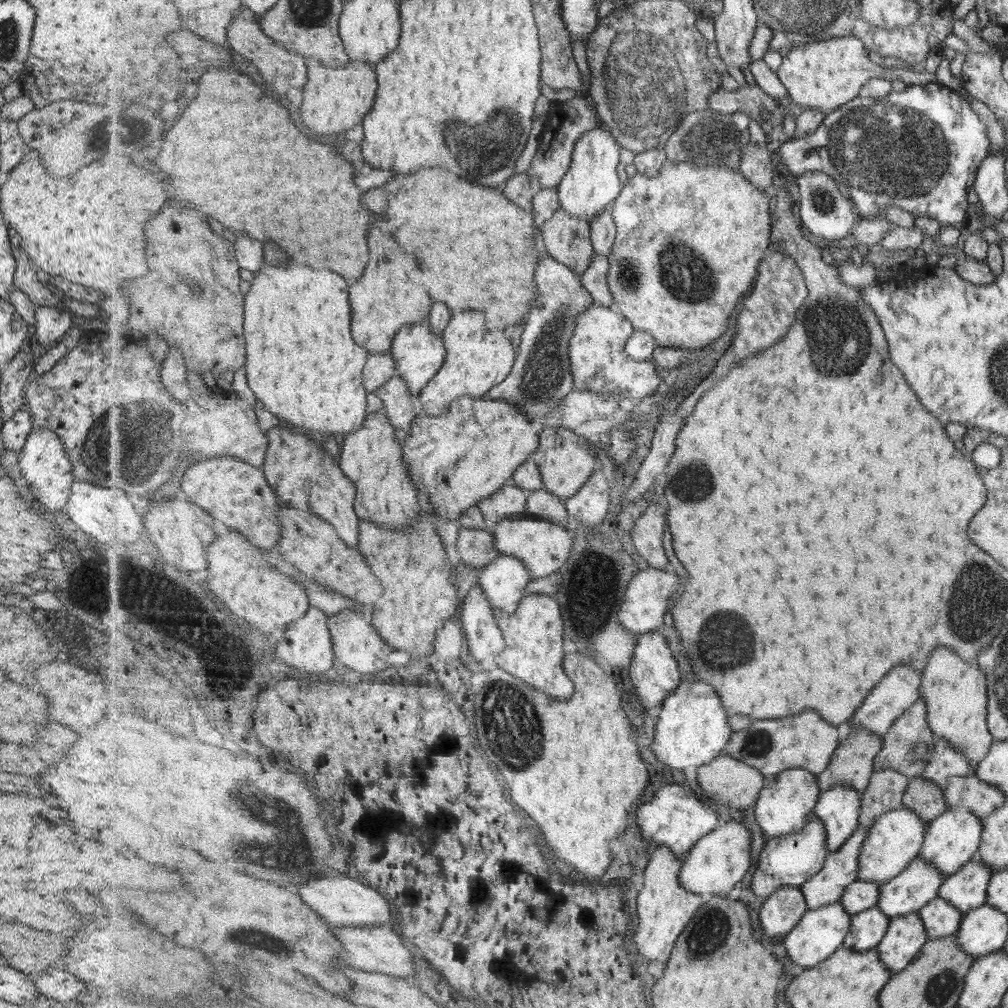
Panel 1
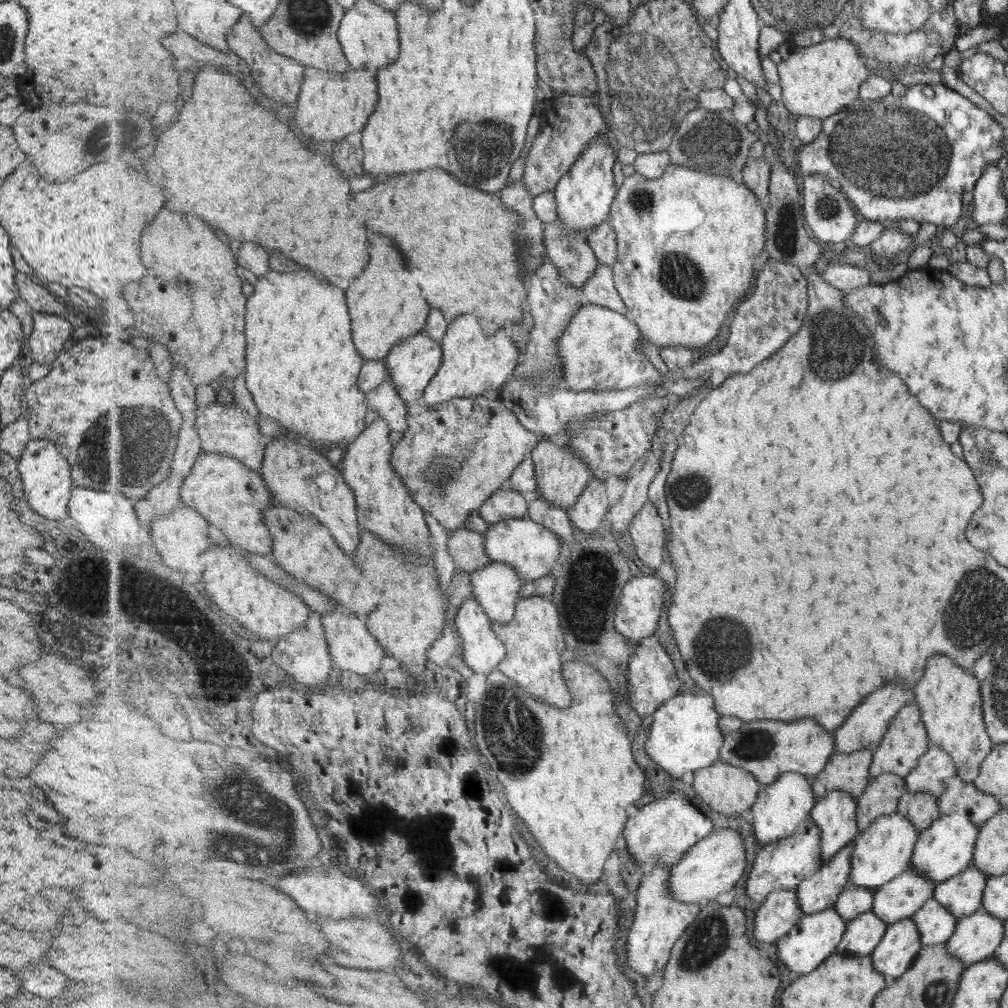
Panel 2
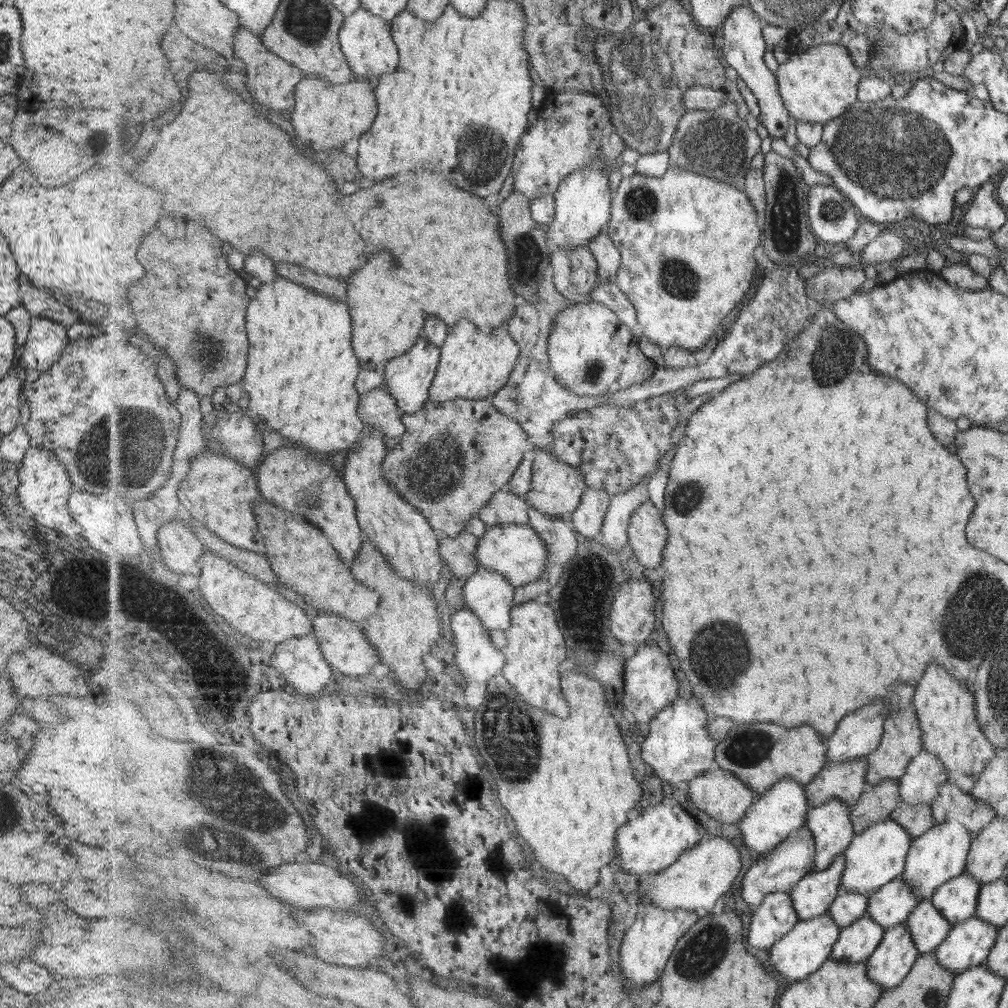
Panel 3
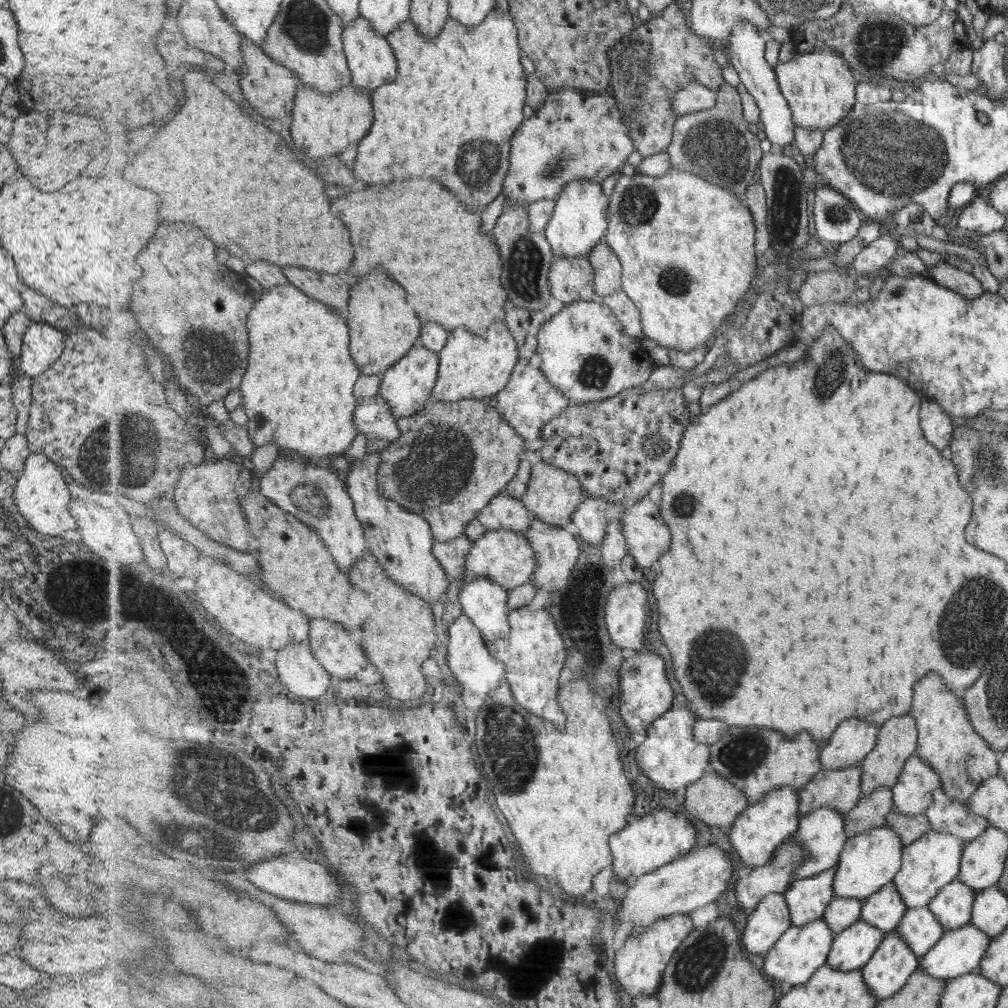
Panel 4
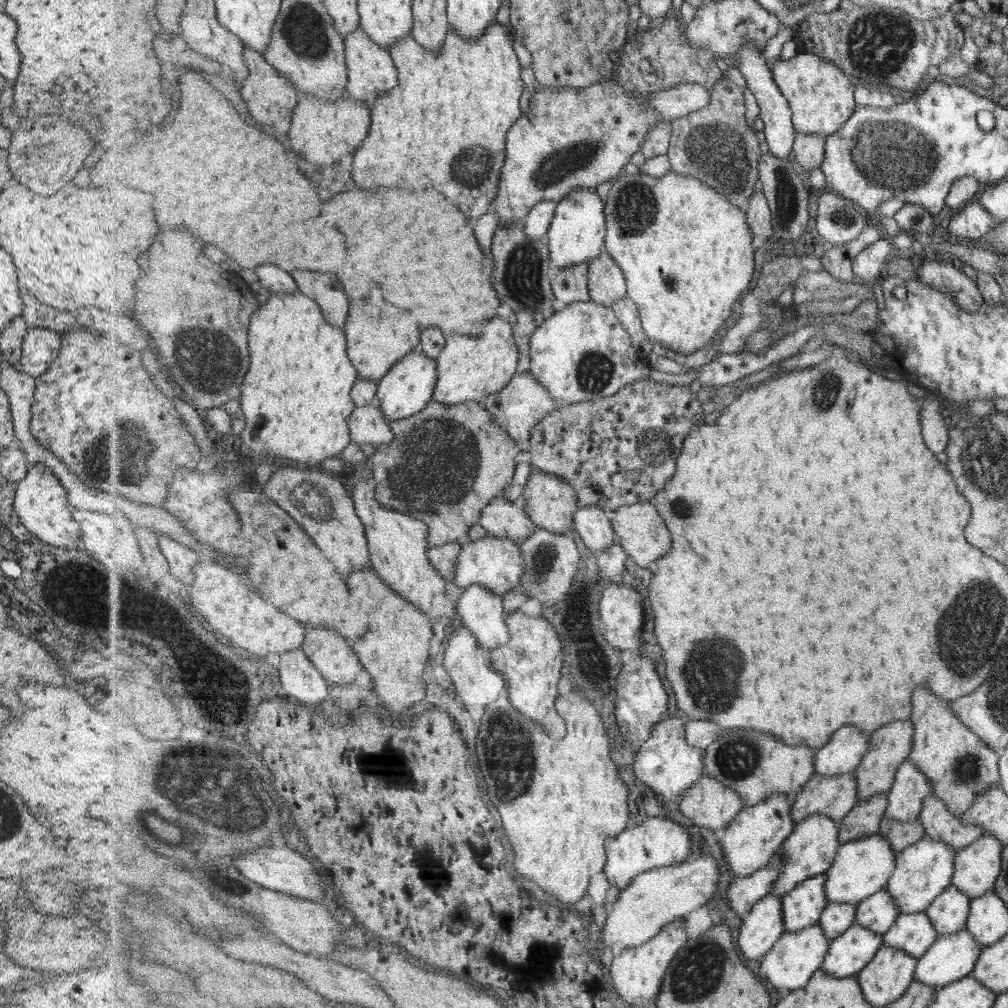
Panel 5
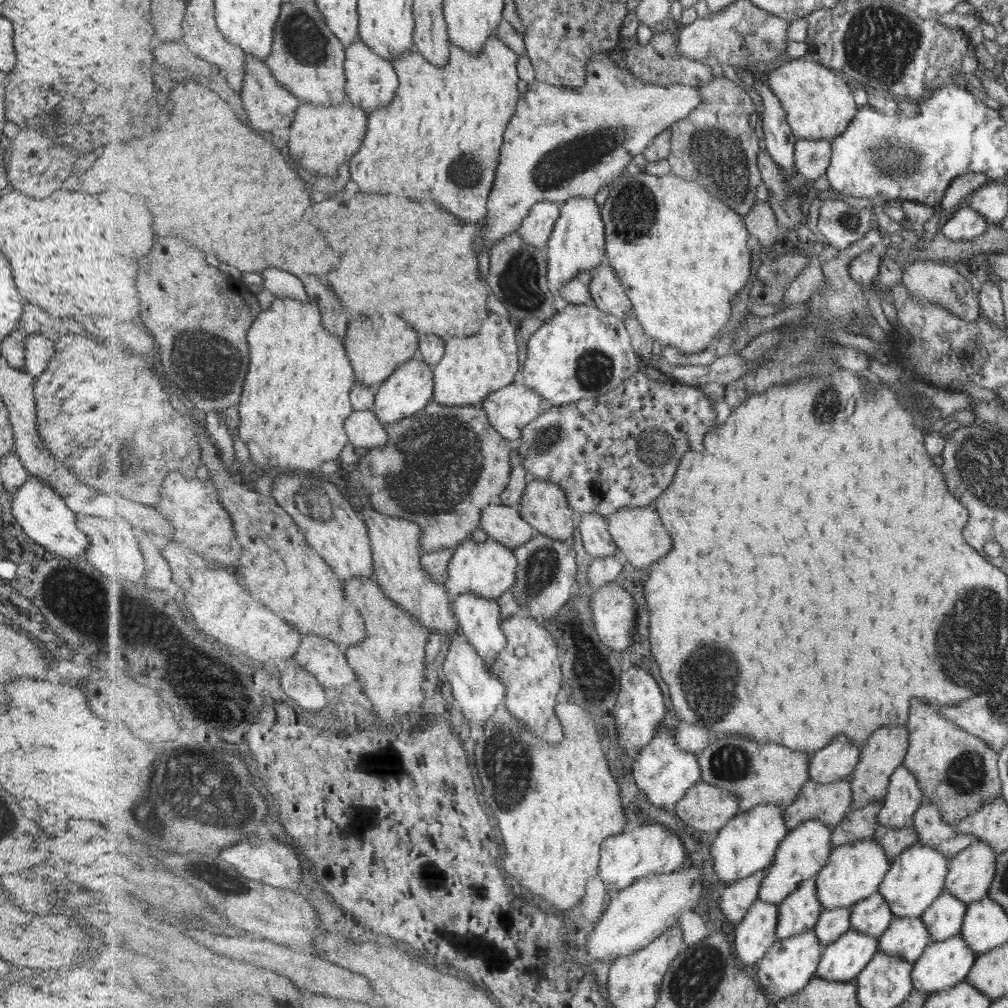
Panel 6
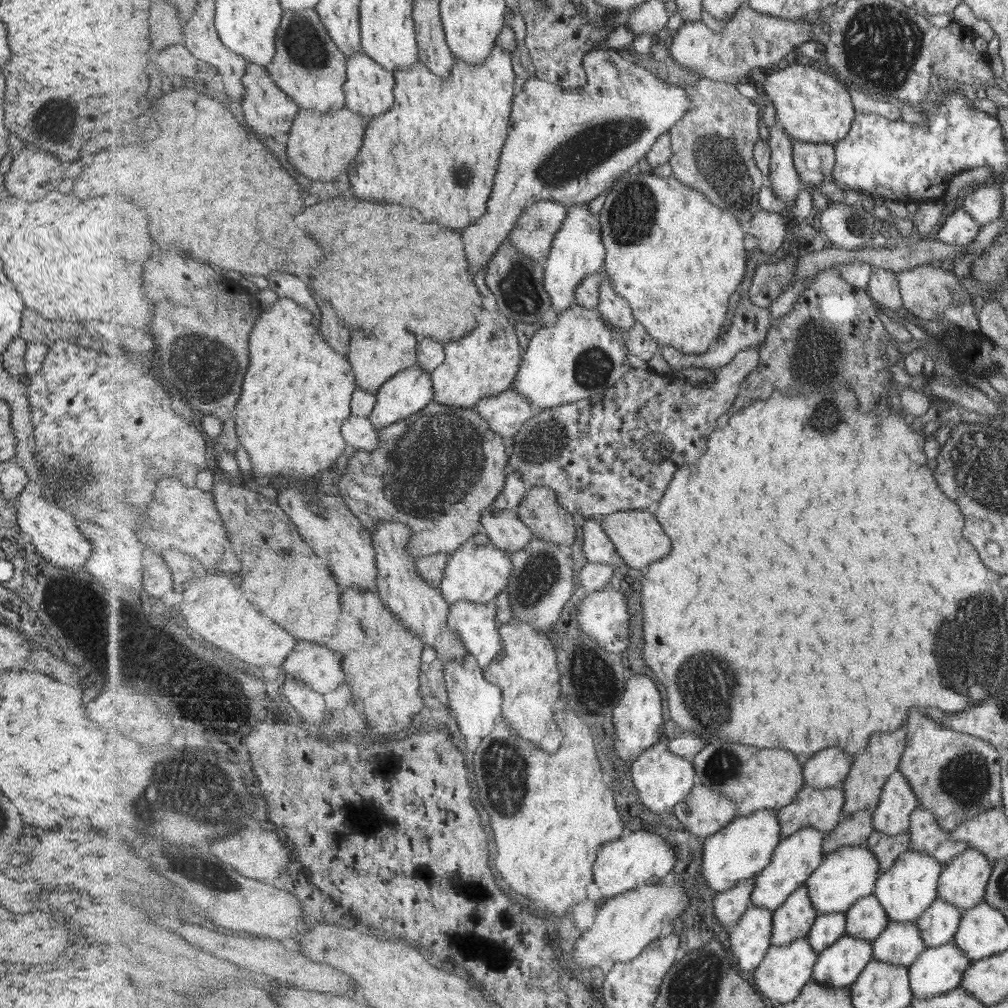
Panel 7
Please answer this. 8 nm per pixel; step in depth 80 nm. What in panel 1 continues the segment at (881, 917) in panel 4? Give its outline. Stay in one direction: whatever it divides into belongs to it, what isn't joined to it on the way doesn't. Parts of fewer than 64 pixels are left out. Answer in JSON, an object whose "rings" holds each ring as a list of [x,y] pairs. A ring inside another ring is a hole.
{"rings":[[[918,857],[902,875],[880,886],[877,906],[890,919],[920,912],[940,896],[946,878],[932,862]]]}

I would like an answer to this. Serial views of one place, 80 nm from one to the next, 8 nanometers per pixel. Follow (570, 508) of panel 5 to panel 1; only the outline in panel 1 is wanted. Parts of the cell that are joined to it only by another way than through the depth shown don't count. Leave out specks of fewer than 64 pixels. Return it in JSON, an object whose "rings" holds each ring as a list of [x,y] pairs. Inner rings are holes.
{"rings":[[[546,428],[541,432],[540,447],[531,458],[538,462],[544,480],[543,488],[565,501],[576,495],[598,468],[596,450],[587,444],[584,437],[567,428]]]}

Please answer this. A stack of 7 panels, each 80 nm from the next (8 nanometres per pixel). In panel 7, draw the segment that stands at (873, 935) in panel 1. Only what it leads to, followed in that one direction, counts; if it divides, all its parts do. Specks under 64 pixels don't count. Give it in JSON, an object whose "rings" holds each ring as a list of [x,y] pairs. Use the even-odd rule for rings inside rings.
{"rings":[[[842,936],[820,954],[813,980],[829,988],[852,988],[873,959],[873,941]]]}

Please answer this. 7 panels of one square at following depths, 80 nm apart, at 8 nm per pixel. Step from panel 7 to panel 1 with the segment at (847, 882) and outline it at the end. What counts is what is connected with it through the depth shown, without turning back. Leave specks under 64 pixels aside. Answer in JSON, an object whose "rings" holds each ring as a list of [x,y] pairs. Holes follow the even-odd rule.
{"rings":[[[905,806],[882,814],[868,829],[867,838],[861,847],[858,880],[876,882],[881,886],[902,875],[909,864],[919,857],[927,830],[921,815]]]}

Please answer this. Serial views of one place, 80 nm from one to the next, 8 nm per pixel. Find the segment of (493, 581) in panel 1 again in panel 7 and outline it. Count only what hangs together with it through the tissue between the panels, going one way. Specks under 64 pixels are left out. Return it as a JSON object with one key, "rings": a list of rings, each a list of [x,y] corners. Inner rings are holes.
{"rings":[[[460,600],[451,606],[448,618],[449,628],[455,631],[460,643],[474,654],[483,670],[497,661],[499,652],[504,648],[500,633],[497,610],[488,603]]]}

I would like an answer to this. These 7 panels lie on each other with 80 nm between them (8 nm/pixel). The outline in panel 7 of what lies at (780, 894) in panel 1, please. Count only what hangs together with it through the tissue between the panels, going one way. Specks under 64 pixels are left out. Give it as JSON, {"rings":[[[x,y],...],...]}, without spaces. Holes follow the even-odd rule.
{"rings":[[[753,905],[747,910],[741,921],[730,928],[730,949],[742,970],[755,971],[768,954],[769,947],[773,945],[773,914],[774,912],[767,908]]]}

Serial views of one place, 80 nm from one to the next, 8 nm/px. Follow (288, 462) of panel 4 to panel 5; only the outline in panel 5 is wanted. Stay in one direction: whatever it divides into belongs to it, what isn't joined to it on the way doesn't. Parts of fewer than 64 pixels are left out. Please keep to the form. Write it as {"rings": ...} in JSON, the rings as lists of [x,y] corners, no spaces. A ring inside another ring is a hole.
{"rings":[[[279,467],[272,477],[263,485],[262,492],[275,500],[276,504],[285,509],[295,520],[312,536],[317,546],[328,555],[329,560],[333,561],[337,570],[342,575],[353,575],[354,571],[359,570],[365,564],[371,564],[369,558],[370,550],[368,537],[365,536],[366,528],[360,516],[356,513],[354,500],[351,497],[350,488],[345,484],[343,476],[324,471],[301,470],[301,468]],[[310,480],[323,480],[324,491],[318,495],[317,492],[309,490]]]}

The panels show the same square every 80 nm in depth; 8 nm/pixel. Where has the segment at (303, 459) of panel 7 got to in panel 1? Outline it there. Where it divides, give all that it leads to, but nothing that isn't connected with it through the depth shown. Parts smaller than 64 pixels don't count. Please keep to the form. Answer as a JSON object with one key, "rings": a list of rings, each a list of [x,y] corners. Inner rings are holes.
{"rings":[[[289,262],[281,266],[269,266],[263,264],[263,268],[253,274],[254,279],[246,295],[244,304],[244,333],[246,338],[246,348],[248,349],[248,360],[246,361],[246,380],[257,400],[263,400],[263,404],[279,418],[285,418],[291,427],[305,428],[307,433],[325,432],[325,434],[339,434],[339,438],[347,436],[363,428],[363,423],[367,418],[367,390],[365,390],[363,372],[371,352],[368,348],[360,345],[351,336],[351,304],[349,304],[349,286],[341,274],[335,274],[331,270],[315,270],[311,266],[299,264],[299,262]]]}

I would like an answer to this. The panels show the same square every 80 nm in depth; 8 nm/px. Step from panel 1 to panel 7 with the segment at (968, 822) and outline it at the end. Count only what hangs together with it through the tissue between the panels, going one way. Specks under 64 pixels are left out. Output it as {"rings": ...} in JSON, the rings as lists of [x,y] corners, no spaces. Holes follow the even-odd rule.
{"rings":[[[910,849],[897,860],[893,868],[880,876],[875,885],[874,894],[877,895],[877,900],[883,904],[890,922],[915,922],[929,908],[932,908],[939,898],[939,880],[943,875],[944,868],[943,864],[939,864],[927,852],[913,852]]]}

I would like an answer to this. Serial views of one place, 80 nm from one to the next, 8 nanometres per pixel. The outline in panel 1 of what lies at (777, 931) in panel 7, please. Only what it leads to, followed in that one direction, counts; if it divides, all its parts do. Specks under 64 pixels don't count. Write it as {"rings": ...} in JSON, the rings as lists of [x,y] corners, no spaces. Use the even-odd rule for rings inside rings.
{"rings":[[[866,826],[859,828],[837,852],[830,852],[824,868],[800,888],[808,900],[808,910],[821,909],[842,900],[848,886],[858,881],[859,856],[868,835]]]}

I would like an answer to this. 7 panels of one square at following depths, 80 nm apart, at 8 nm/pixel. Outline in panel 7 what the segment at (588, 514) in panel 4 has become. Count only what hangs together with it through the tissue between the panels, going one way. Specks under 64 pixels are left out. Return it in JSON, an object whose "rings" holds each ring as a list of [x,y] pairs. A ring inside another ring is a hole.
{"rings":[[[586,518],[582,532],[583,551],[587,562],[603,564],[623,564],[624,558],[620,555],[614,542],[605,532],[598,518]]]}

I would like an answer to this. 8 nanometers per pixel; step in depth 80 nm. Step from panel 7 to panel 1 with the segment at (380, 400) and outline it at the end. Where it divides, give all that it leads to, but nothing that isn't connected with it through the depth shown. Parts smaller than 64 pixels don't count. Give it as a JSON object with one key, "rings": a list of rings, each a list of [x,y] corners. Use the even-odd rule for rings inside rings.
{"rings":[[[417,323],[405,325],[401,330],[397,331],[397,336],[394,336],[393,339],[391,354],[395,357],[397,375],[407,381],[411,395],[419,397],[423,388],[445,365],[448,358],[448,348],[445,346],[443,338],[434,333],[429,324]]]}

